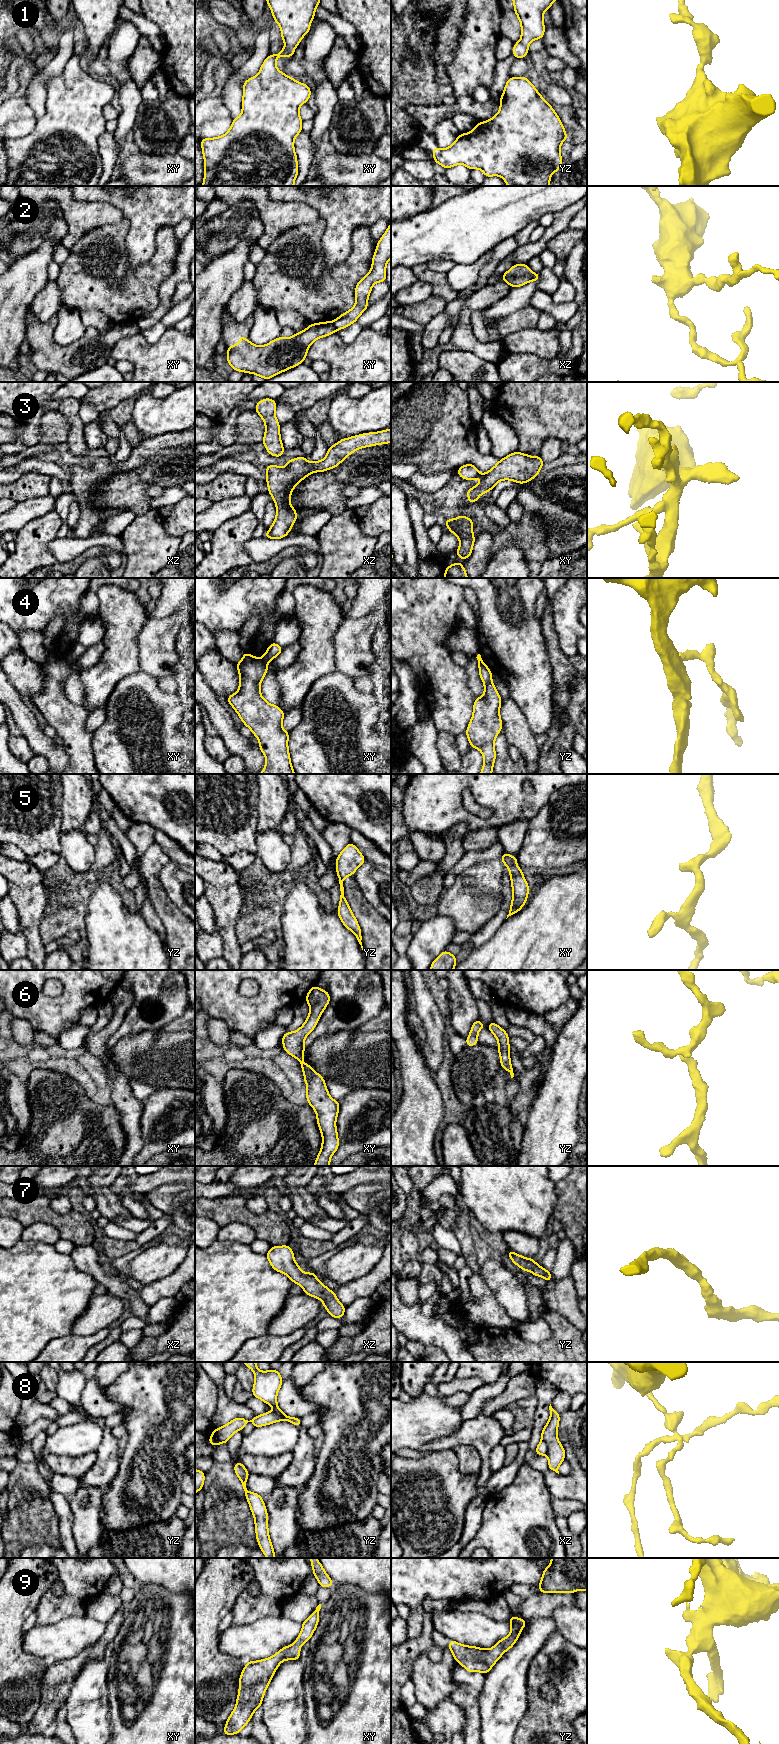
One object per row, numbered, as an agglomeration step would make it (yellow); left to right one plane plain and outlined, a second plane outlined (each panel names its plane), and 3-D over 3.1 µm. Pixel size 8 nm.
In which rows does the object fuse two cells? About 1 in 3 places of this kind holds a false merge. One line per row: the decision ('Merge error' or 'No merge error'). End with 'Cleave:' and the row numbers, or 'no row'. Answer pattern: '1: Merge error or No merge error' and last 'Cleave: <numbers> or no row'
1: No merge error
2: Merge error
3: No merge error
4: Merge error
5: No merge error
6: No merge error
7: No merge error
8: Merge error
9: No merge error
Cleave: 2, 4, 8

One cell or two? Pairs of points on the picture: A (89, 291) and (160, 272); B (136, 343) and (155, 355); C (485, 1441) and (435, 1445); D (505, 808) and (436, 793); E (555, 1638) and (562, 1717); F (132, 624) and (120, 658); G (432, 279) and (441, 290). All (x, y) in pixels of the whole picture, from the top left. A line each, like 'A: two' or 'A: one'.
A: one
B: one
C: one
D: one
E: one
F: one
G: one

